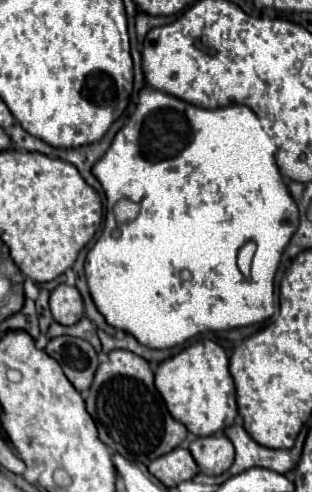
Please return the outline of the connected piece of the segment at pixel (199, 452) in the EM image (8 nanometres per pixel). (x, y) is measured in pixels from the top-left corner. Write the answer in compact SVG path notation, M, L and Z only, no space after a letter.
M226 435L198 437L190 443L190 453L204 475L220 475L230 469L234 461L234 445Z

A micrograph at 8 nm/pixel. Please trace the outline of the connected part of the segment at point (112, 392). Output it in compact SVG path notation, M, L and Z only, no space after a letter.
M126 349L110 351L108 361L100 363L86 399L86 409L96 421L102 443L130 461L148 465L152 459L176 449L188 435L188 429L168 413L154 387L154 375L146 359Z

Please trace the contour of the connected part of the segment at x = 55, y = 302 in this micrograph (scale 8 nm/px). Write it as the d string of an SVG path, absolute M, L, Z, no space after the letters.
M58 285L50 293L50 311L56 323L60 325L74 325L84 315L84 303L82 295L76 287Z

